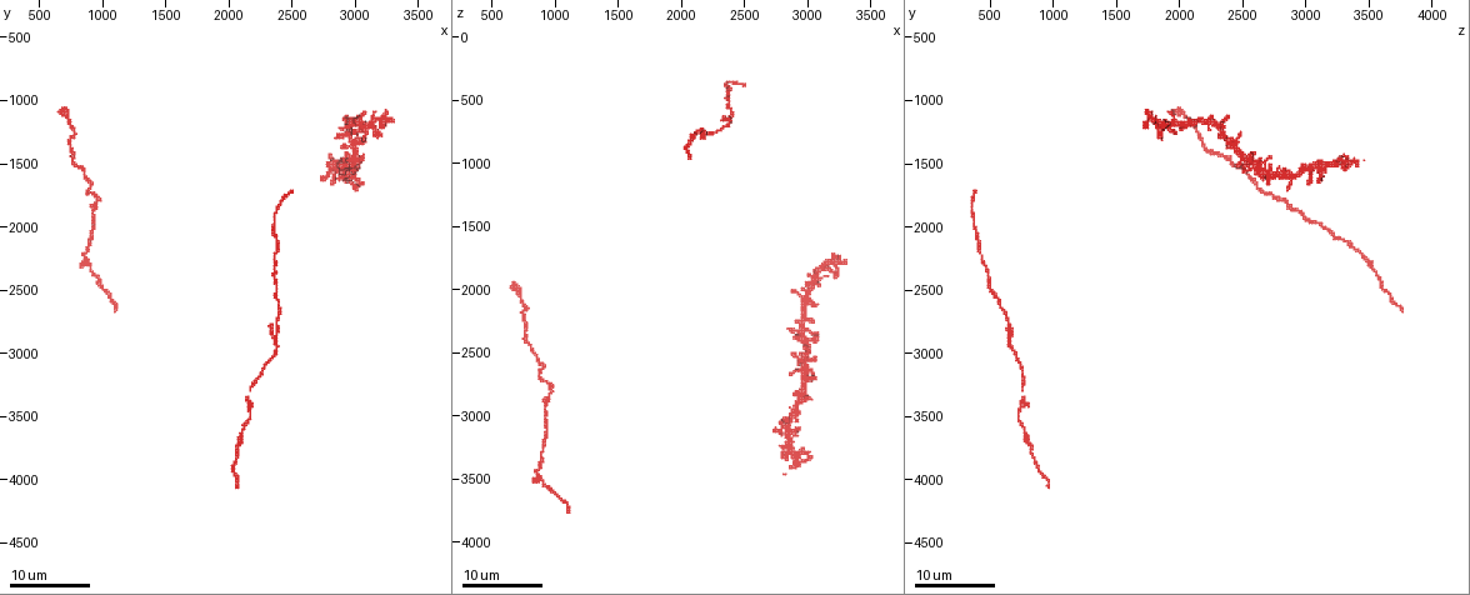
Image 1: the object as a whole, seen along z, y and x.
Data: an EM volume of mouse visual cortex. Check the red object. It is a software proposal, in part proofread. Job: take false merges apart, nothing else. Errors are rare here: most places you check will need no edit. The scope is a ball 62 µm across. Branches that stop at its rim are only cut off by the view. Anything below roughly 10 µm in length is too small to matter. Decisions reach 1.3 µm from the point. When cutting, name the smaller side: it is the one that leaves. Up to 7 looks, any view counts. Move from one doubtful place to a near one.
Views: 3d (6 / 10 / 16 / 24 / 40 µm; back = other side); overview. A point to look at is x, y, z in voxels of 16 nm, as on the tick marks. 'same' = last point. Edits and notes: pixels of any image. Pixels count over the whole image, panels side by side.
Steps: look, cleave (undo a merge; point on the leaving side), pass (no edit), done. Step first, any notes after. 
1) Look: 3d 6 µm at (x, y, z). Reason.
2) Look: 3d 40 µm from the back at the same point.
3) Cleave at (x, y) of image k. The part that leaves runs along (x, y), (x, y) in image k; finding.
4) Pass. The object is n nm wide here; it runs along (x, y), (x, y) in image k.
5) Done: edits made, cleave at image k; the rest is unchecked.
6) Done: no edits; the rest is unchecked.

Look: 3d 24 µm at (2380, 2820, 680). Two arms in line, one across.

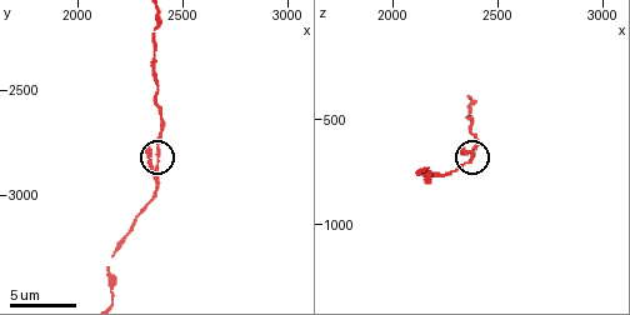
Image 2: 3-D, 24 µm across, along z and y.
Look: 3d 10 µm at the same point. Zoom in.

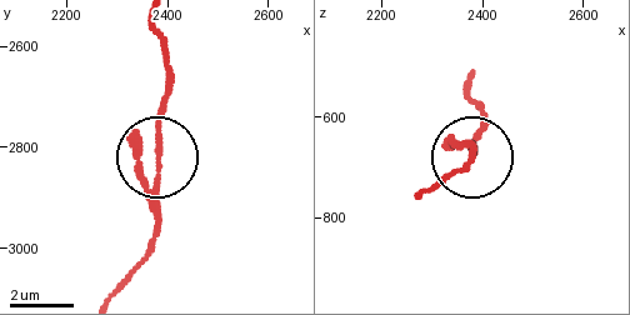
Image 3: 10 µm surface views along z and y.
Look: 3d 10 µm from the back at the same point.

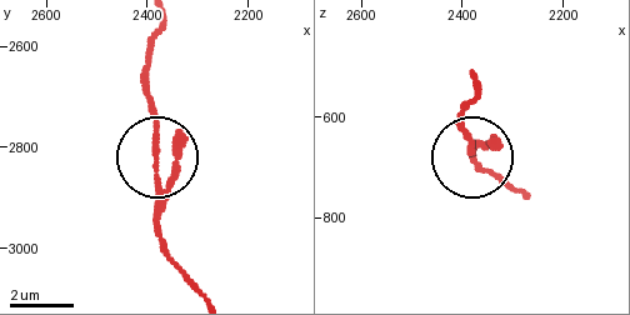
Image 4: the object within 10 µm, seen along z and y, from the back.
Pass. It runs along (155, 26), (150, 108), (158, 131), (158, 234) in image 4; continuous, no second neuron.

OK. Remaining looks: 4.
Look: 3d 24 µm at (980, 1780, 2820).

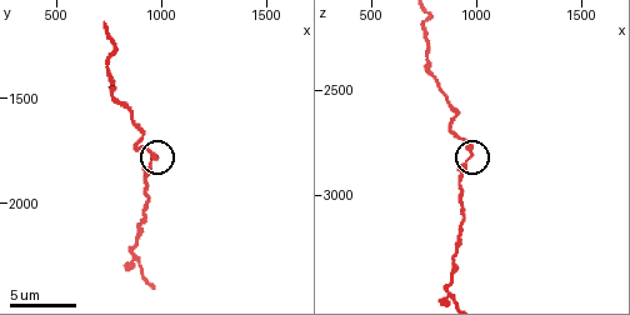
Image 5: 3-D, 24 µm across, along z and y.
Look: 3d 6 µm at (960, 1770, 2800).

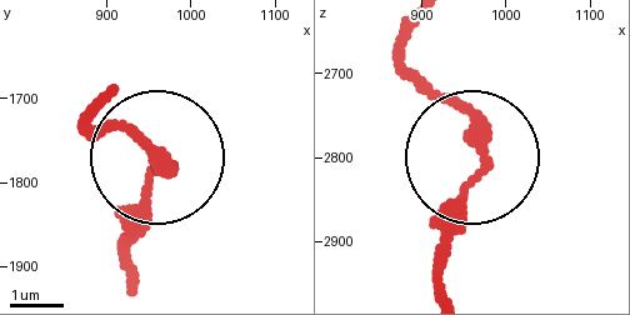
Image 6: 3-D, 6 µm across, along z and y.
Pass. Continuous, no second neuron.

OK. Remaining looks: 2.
Done: no edits; the rest is unchecked.

